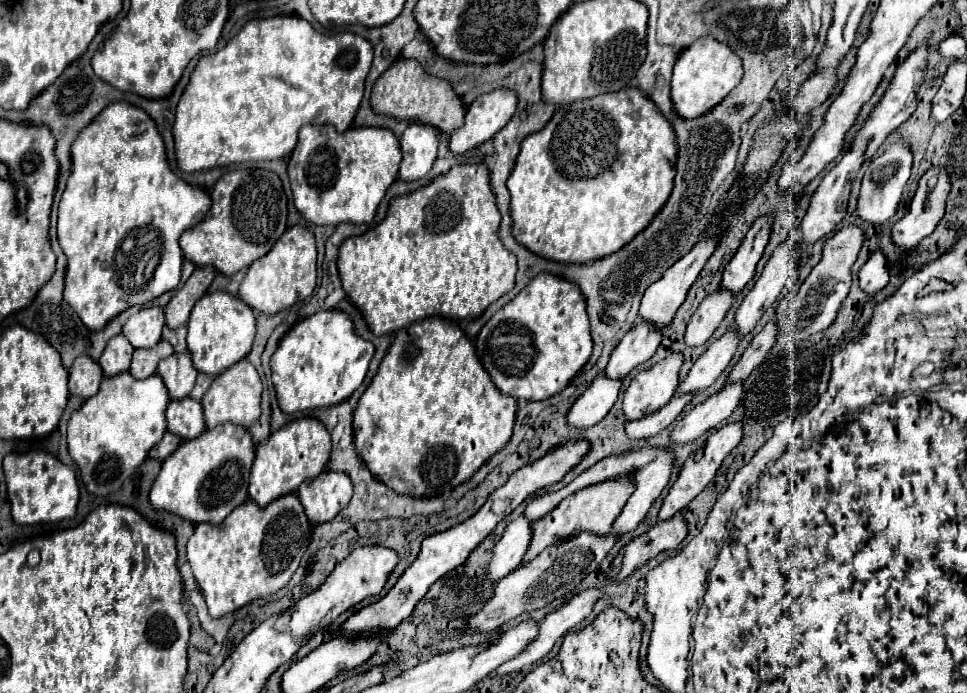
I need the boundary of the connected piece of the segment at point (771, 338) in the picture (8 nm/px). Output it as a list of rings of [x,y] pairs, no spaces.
[[[768,322],[760,334],[754,336],[754,340],[750,342],[750,346],[744,350],[742,358],[738,360],[738,364],[732,368],[730,372],[730,380],[746,380],[748,374],[768,356],[770,348],[776,344],[778,338],[778,326],[776,322]]]

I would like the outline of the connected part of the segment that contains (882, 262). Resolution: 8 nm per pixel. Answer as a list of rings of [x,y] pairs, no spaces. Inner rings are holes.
[[[876,250],[876,252],[868,258],[868,262],[860,268],[858,276],[860,276],[860,286],[870,288],[868,292],[882,290],[882,288],[888,284],[888,280],[890,280],[888,260],[886,260],[884,252]]]

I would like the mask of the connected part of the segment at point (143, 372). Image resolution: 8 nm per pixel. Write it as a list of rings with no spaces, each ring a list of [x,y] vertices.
[[[162,340],[158,346],[150,348],[150,350],[136,350],[134,352],[134,358],[132,358],[132,364],[130,364],[130,374],[134,378],[148,378],[156,372],[158,368],[158,362],[168,358],[172,354],[172,344]]]

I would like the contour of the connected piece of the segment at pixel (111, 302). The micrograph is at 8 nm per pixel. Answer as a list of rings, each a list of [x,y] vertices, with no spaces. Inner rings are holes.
[[[128,102],[106,106],[72,144],[72,174],[58,212],[58,242],[68,258],[64,300],[90,330],[102,330],[130,306],[146,304],[174,290],[184,260],[178,238],[186,228],[202,222],[210,206],[212,200],[200,186],[190,186],[170,170],[164,140],[142,108]]]

